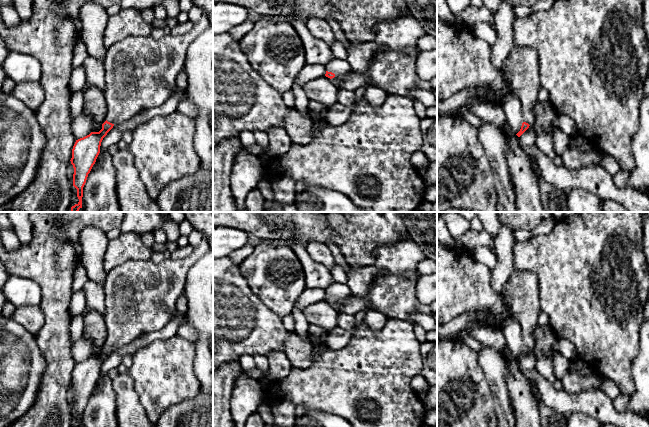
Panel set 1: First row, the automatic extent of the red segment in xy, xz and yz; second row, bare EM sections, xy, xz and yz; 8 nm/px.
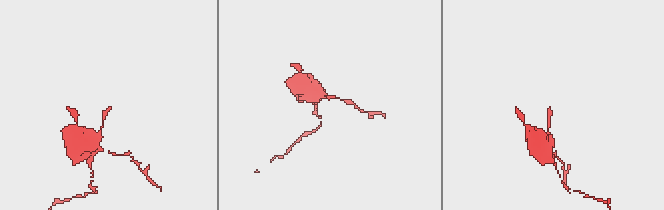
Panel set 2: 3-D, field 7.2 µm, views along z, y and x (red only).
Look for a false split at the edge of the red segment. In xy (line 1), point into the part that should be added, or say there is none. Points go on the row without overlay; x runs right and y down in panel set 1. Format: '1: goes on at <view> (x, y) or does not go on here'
1: goes on at xy (140, 296)

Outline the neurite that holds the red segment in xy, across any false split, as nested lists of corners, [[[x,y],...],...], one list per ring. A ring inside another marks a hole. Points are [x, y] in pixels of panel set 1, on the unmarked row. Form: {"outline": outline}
{"outline": [[[194,229],[187,238],[193,253],[184,259],[165,258],[159,264],[152,260],[130,260],[107,273],[103,315],[107,326],[106,345],[99,356],[91,356],[76,364],[72,373],[70,385],[74,392],[73,410],[77,413],[78,427],[82,427],[83,411],[100,377],[101,366],[113,350],[129,344],[143,333],[162,329],[171,320],[176,301],[184,292],[190,268],[210,249],[207,236],[199,230]]]}

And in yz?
{"outline": [[[515,269],[501,294],[509,300],[510,314],[517,318],[521,326],[524,346],[516,358],[518,361],[534,346],[533,329],[539,325],[538,317],[541,313],[539,293],[536,274]]]}

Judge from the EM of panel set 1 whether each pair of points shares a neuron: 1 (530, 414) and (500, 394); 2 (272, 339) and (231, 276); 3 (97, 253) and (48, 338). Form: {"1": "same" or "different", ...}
{"1": "different", "2": "same", "3": "different"}

